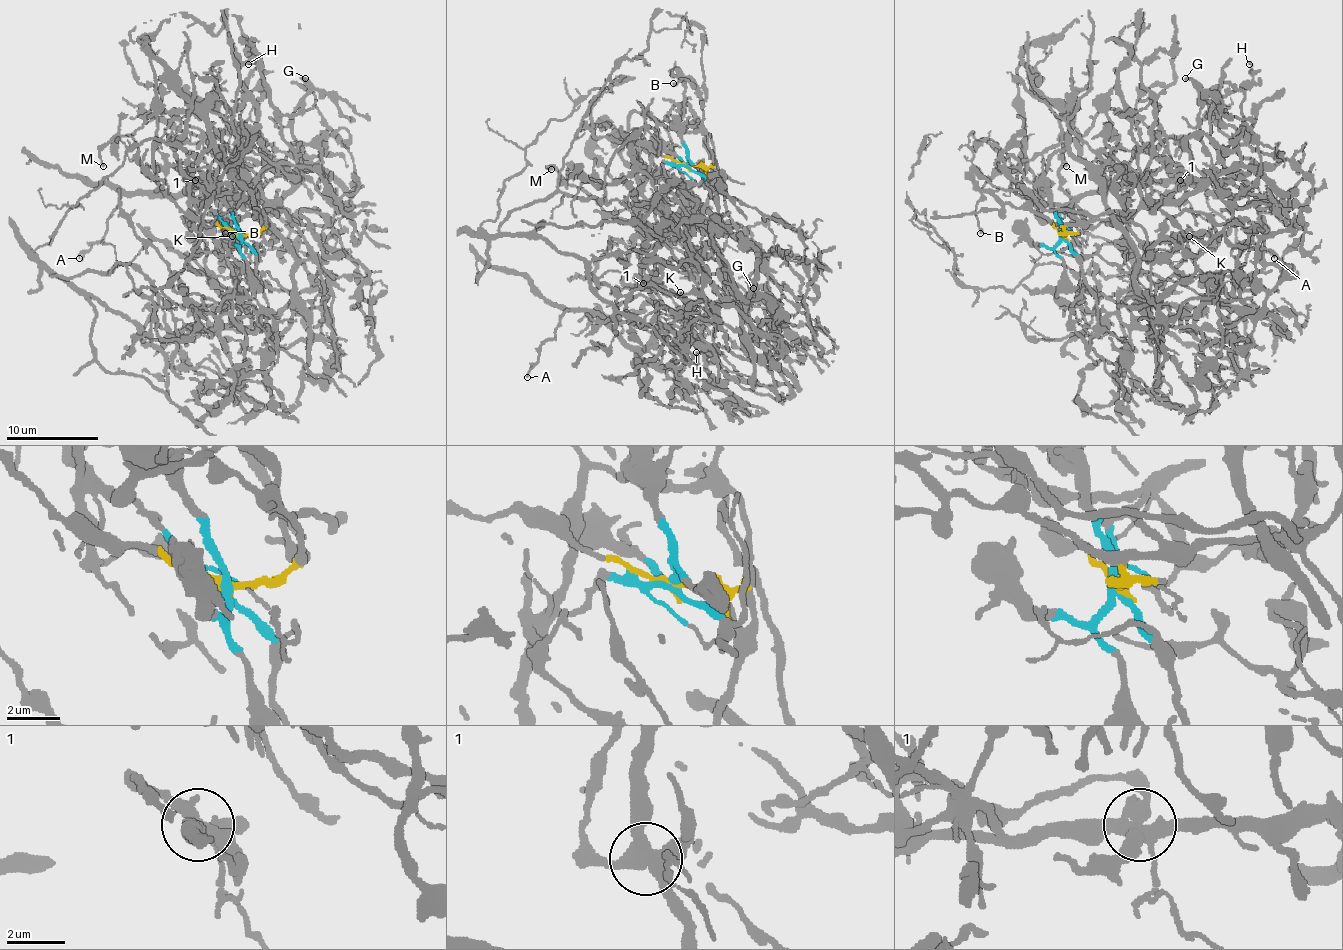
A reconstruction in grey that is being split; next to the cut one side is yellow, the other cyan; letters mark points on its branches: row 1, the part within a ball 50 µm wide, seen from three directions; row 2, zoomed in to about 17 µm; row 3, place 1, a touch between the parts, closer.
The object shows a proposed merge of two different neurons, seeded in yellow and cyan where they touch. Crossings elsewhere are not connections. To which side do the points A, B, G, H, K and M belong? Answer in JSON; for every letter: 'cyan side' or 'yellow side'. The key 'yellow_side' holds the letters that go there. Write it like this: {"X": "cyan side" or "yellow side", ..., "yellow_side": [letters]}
{"A": "cyan side", "B": "yellow side", "G": "yellow side", "H": "yellow side", "K": "yellow side", "M": "yellow side", "yellow_side": ["B", "G", "H", "K", "M"]}

